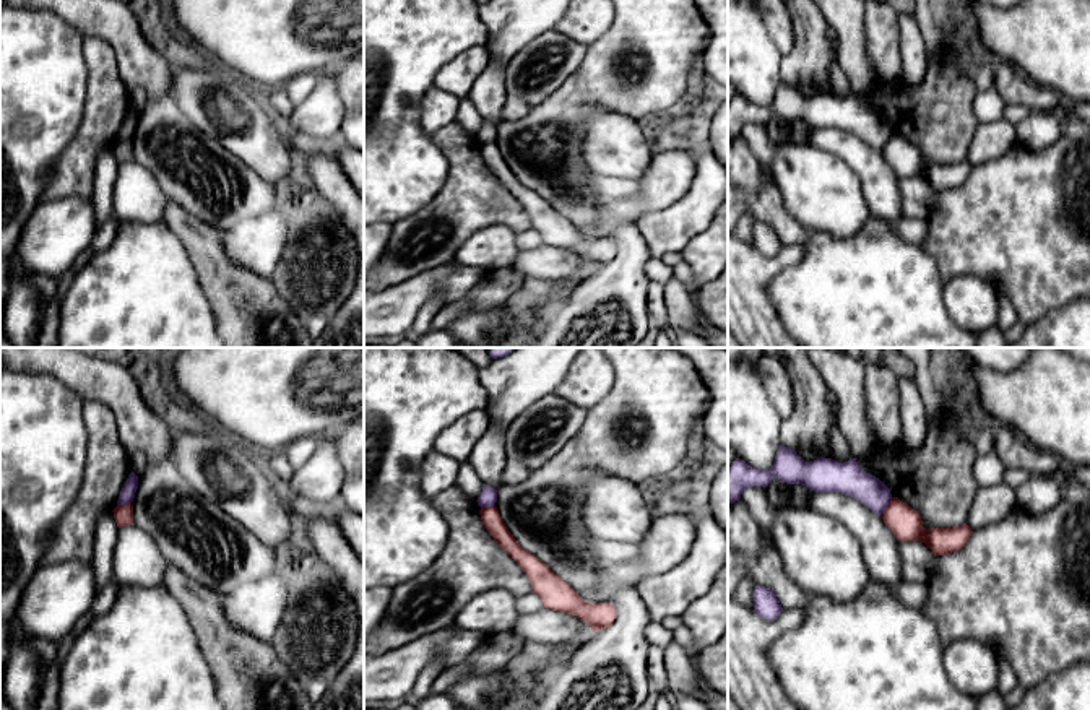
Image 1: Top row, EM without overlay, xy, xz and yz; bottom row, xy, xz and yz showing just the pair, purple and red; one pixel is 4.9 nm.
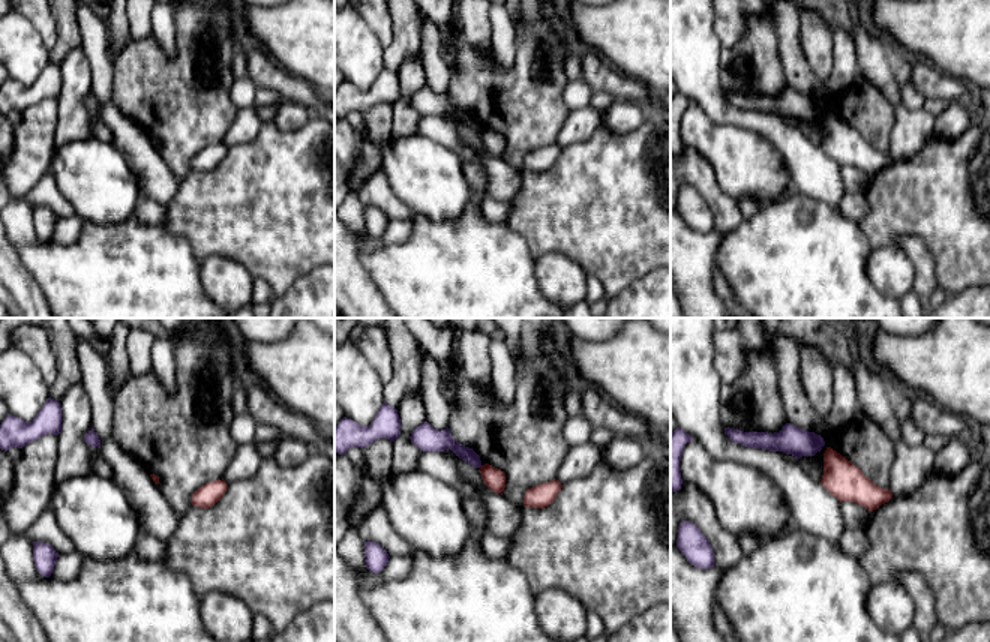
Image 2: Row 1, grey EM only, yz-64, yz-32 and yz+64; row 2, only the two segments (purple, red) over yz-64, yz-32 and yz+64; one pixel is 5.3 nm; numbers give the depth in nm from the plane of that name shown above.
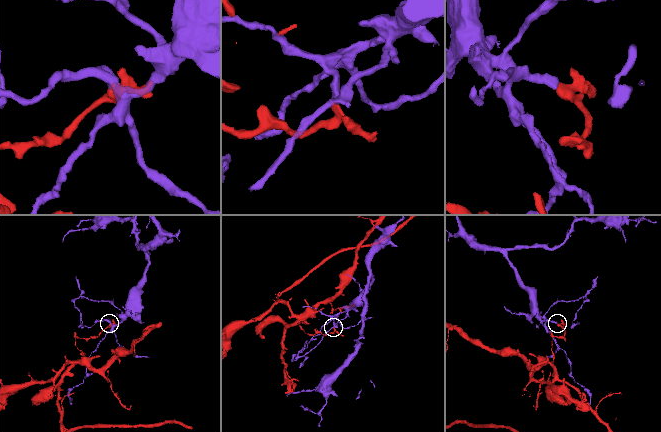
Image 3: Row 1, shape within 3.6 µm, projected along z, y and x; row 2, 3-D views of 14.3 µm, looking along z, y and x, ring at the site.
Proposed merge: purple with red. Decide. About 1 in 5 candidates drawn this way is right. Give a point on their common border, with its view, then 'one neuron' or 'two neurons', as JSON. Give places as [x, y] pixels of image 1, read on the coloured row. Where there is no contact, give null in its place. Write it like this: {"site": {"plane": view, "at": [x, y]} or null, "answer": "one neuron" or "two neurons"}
{"site": {"plane": "yz", "at": [887, 504]}, "answer": "two neurons"}

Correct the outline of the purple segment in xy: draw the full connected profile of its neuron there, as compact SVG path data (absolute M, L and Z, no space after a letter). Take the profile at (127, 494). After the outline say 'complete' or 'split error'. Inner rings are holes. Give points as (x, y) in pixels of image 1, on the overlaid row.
M132 471L128 474L128 479L125 481L117 505L125 505L125 504L132 504L135 499L135 492L138 489L138 476Z; complete

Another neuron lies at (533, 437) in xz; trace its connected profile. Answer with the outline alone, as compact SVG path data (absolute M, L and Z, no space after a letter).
M556 393L541 398L505 429L502 484L520 484L544 466L580 431L586 411Z

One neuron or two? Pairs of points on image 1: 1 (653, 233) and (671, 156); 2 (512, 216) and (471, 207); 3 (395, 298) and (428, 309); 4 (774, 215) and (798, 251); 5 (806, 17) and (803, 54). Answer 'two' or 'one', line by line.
1: two
2: one
3: two
4: two
5: one

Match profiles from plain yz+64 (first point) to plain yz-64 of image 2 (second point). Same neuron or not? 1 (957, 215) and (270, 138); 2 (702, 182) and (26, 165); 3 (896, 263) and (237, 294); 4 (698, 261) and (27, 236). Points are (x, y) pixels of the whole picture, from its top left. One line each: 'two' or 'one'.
1: one
2: two
3: one
4: two

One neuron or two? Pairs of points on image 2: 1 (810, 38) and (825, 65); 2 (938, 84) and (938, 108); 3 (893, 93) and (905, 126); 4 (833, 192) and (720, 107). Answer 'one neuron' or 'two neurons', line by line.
1: one neuron
2: two neurons
3: one neuron
4: one neuron

